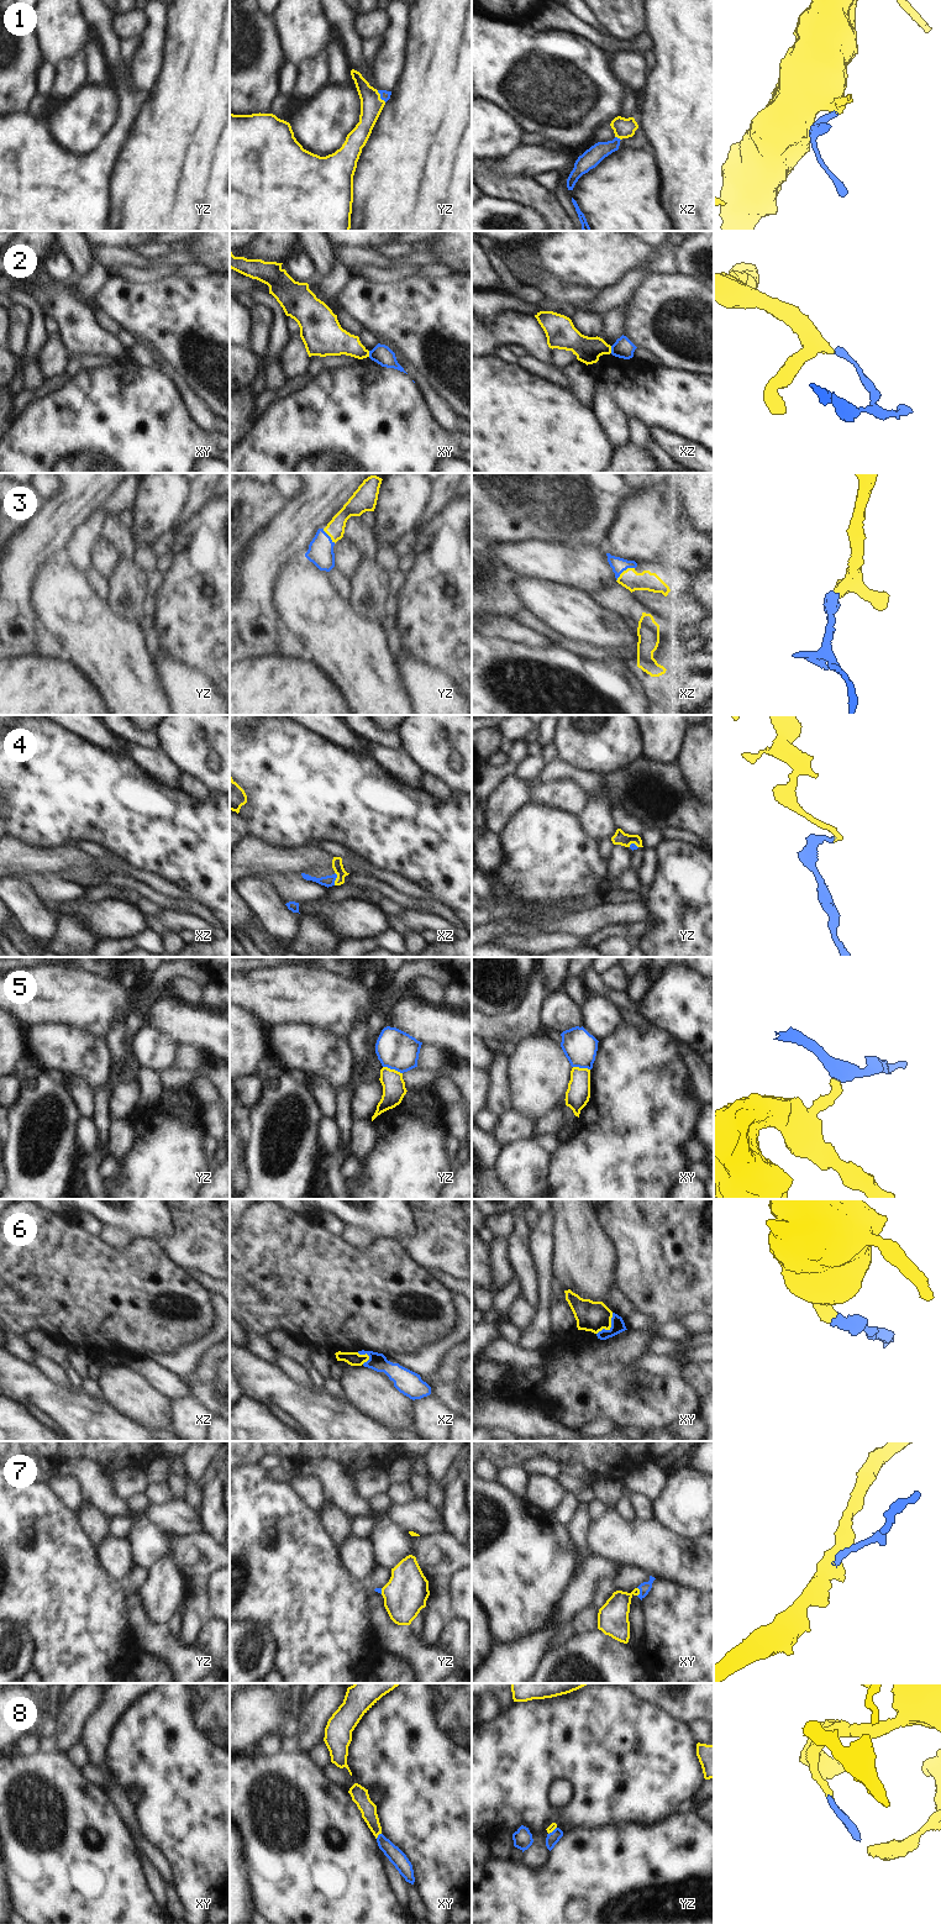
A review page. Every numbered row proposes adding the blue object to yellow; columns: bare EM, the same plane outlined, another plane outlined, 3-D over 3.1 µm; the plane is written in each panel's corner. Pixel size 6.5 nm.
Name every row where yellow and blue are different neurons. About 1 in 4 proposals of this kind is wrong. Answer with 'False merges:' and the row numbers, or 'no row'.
False merges: 2, 5, 6

